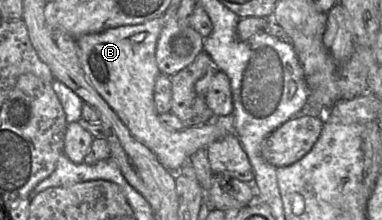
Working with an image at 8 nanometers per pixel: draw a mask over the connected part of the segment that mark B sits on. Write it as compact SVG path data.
M160 16L141 24L124 25L100 33L87 34L76 39L76 44L79 61L89 83L115 111L131 134L156 155L161 165L170 172L178 172L194 152L208 147L214 141L234 131L230 123L224 119L213 119L182 130L169 129L159 121L159 114L154 104L154 86L160 73L156 63L156 45L163 25L164 17Z

